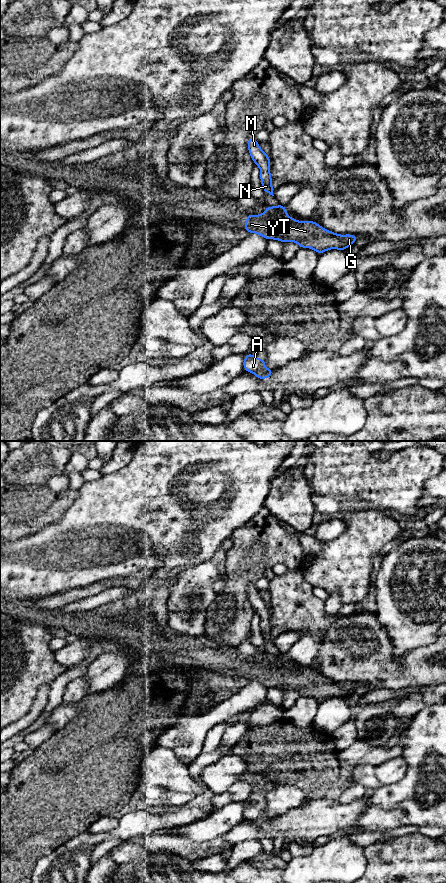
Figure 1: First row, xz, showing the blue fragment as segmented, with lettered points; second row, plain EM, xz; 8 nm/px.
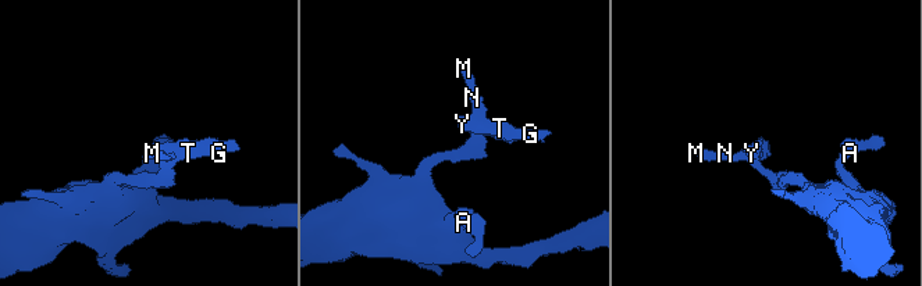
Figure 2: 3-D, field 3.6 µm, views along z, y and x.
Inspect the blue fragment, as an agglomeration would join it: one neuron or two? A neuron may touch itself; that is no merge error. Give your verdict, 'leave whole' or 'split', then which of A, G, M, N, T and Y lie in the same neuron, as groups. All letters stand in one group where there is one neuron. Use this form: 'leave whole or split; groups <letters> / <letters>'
split; groups A M N / G T Y

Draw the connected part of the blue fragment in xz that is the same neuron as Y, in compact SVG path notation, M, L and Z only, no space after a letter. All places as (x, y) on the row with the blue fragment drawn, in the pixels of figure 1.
M265 213L250 214L246 217L244 229L265 239L275 239L284 243L296 242L300 248L312 248L318 254L330 249L345 250L358 240L357 236L339 235L324 229L314 221L298 221L287 217L280 221L270 221Z

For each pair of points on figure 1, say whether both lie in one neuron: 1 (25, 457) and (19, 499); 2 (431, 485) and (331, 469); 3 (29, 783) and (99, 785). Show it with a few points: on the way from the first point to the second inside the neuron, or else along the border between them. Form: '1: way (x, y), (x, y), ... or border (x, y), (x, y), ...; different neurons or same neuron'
1: border (10, 483), (44, 486); different neurons
2: border (435, 475), (424, 483), (424, 494); different neurons
3: way (46, 783), (82, 783); same neuron

